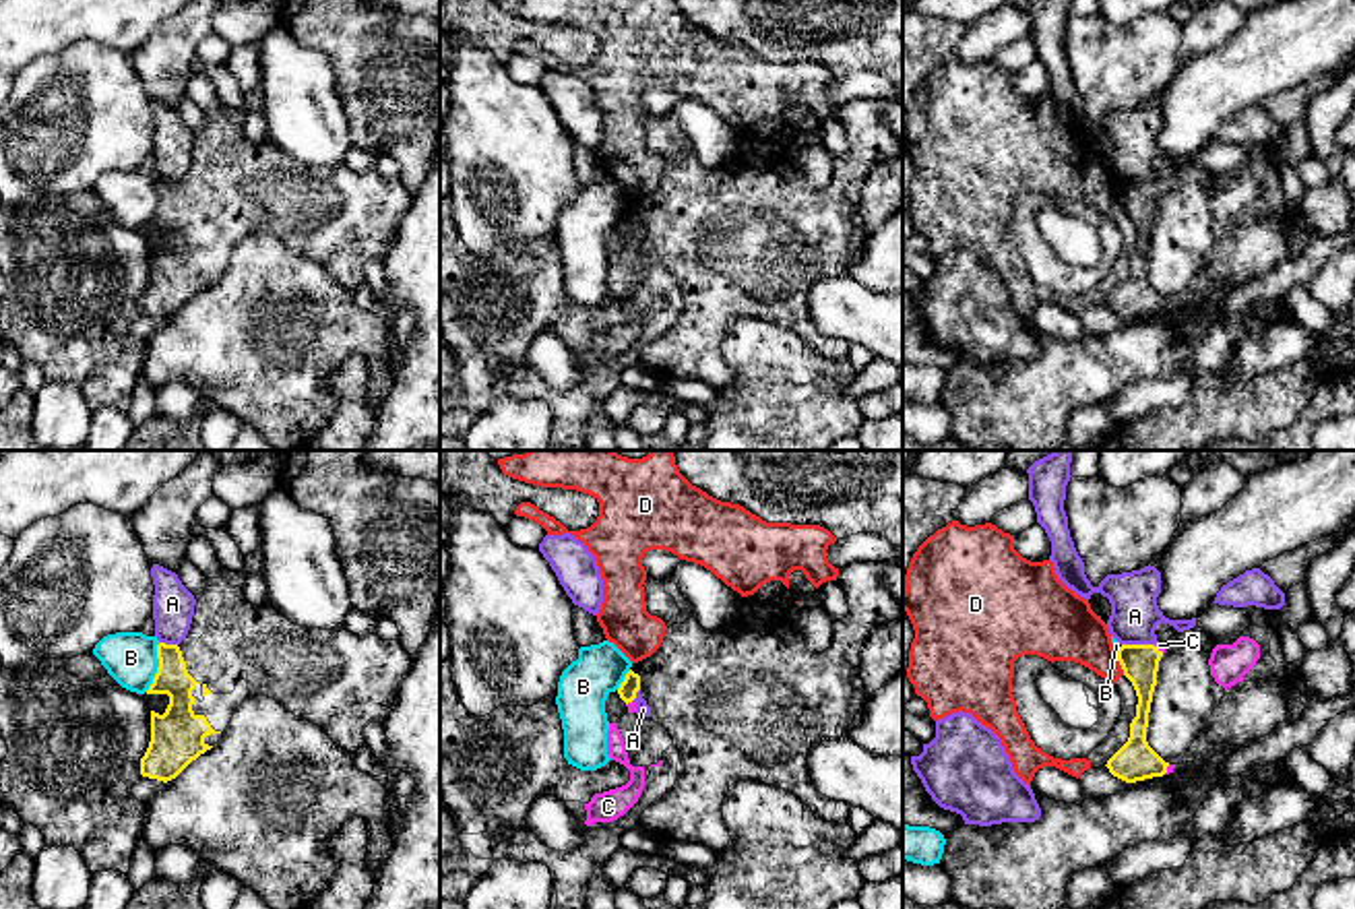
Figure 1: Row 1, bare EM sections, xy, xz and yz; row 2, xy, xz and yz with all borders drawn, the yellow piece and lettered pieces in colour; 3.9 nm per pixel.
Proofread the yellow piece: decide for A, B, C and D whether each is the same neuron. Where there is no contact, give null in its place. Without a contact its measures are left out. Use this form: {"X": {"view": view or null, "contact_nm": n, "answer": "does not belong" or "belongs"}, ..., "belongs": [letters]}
{"A": {"view": "yz", "contact_nm": 130, "answer": "does not belong"}, "B": {"view": "xy", "contact_nm": 200, "answer": "does not belong"}, "C": {"view": "yz", "contact_nm": 50, "answer": "belongs"}, "D": {"view": "yz", "contact_nm": 100, "answer": "does not belong"}, "belongs": ["C"]}

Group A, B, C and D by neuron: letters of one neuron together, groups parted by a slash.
A / B / C / D

